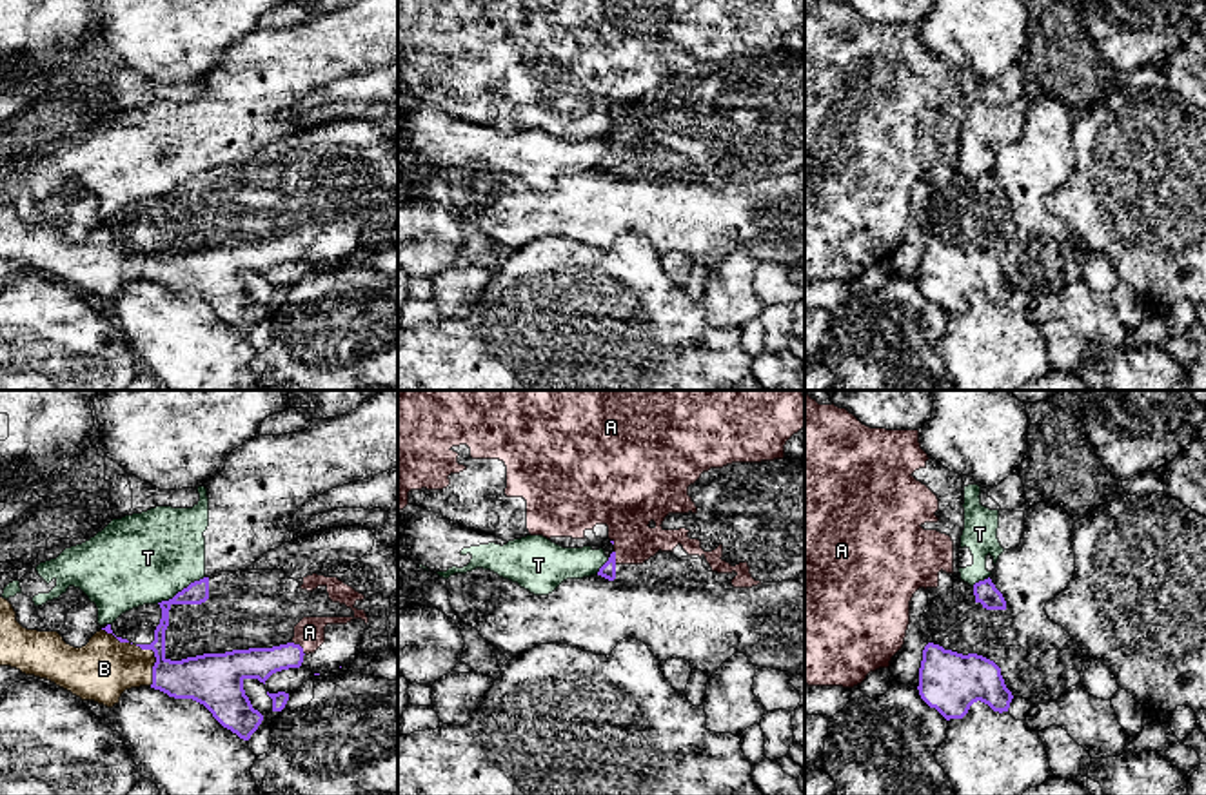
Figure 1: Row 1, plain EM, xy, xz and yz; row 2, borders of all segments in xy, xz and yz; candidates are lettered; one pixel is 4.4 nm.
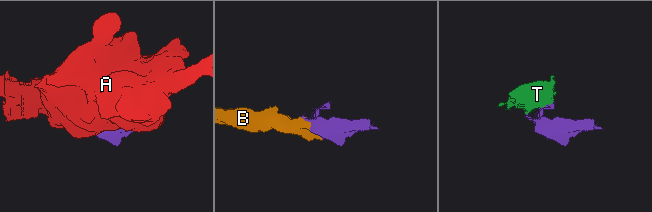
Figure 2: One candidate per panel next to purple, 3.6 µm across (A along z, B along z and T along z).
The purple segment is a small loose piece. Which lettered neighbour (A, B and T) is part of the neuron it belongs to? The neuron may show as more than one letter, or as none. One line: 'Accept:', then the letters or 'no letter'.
Accept: B

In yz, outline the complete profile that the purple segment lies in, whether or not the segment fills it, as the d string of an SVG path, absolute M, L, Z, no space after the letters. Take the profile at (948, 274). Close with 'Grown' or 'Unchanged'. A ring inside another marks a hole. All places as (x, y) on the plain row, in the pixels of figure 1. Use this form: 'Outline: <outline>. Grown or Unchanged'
Outline: M934 236L923 243L917 283L921 292L946 314L963 312L977 294L1003 307L1013 292L993 254L944 243Z. Unchanged

